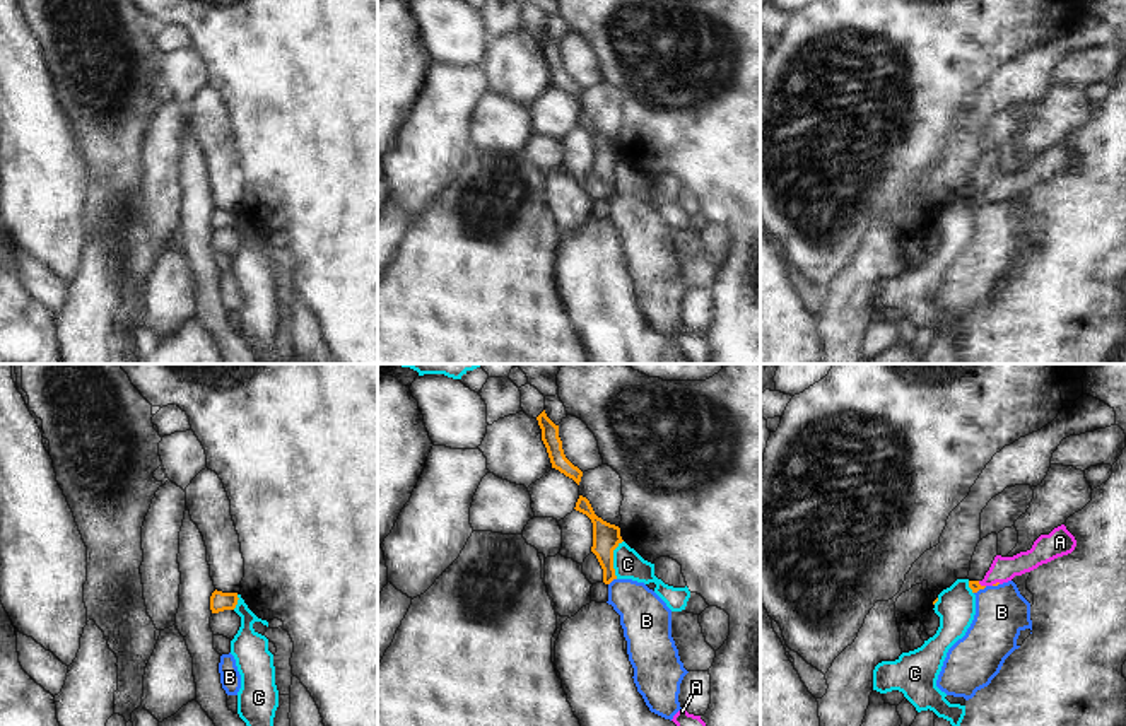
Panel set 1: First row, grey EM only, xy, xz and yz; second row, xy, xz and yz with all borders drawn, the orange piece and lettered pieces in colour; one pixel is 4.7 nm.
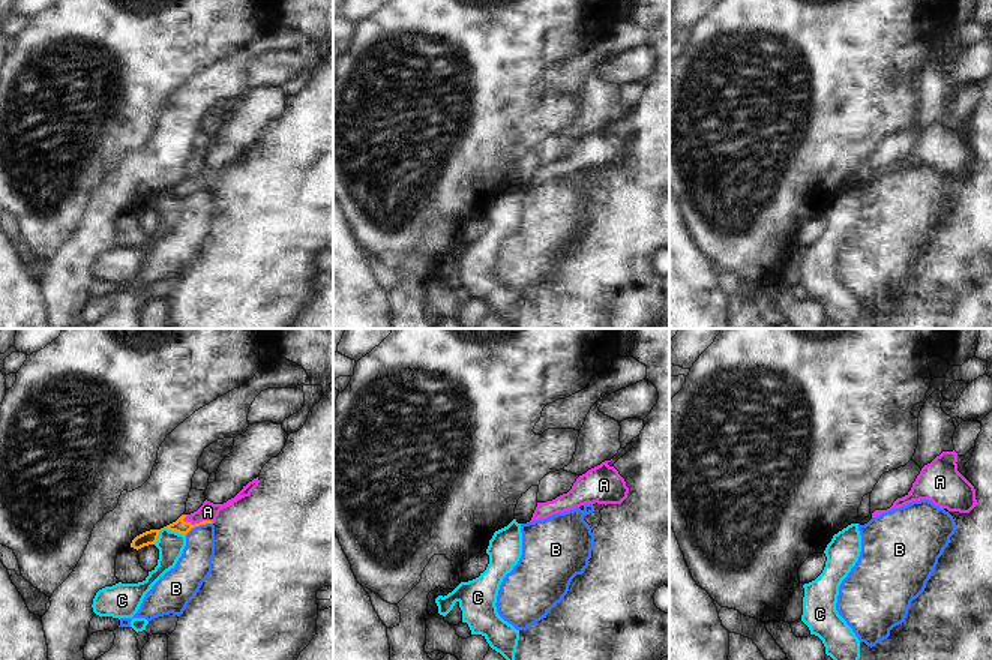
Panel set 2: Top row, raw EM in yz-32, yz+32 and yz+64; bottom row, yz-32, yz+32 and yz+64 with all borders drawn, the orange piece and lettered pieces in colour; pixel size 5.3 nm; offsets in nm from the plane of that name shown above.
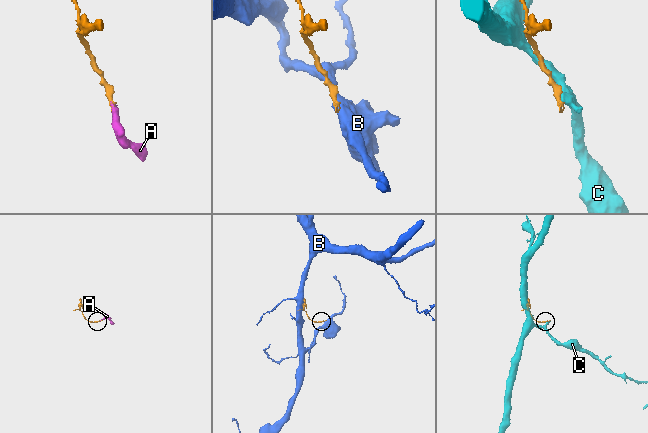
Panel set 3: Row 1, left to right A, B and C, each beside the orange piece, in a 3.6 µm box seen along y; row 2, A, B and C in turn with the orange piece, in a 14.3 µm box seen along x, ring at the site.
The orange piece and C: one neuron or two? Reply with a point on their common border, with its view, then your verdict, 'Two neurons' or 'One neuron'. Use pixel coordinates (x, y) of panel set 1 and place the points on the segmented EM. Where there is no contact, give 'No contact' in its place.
Touches orange at xz (612, 559). Two neurons

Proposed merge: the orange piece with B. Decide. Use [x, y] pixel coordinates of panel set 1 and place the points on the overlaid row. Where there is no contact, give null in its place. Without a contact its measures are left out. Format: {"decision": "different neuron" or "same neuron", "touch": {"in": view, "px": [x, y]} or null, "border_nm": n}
{"decision": "different neuron", "touch": {"in": "xz", "px": [612, 579]}, "border_nm": 50}

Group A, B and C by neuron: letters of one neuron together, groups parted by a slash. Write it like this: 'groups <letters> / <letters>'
groups A / B / C

